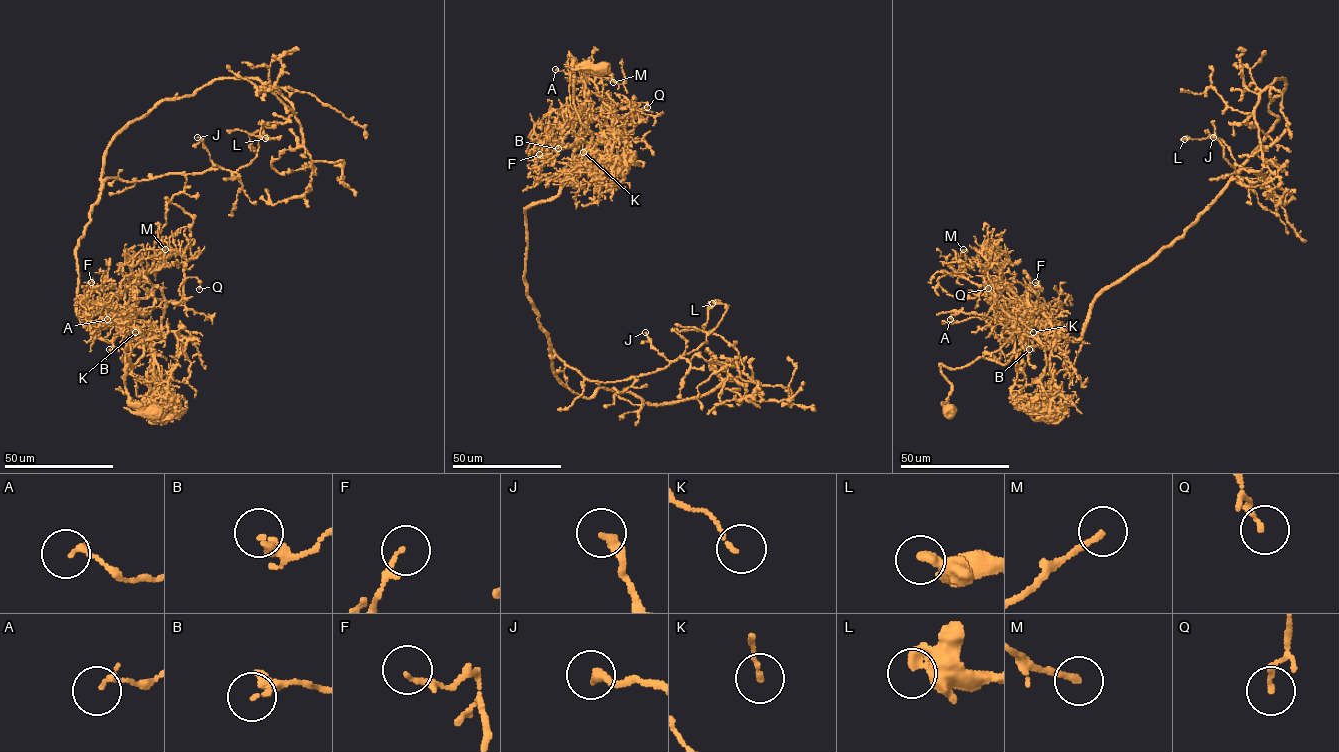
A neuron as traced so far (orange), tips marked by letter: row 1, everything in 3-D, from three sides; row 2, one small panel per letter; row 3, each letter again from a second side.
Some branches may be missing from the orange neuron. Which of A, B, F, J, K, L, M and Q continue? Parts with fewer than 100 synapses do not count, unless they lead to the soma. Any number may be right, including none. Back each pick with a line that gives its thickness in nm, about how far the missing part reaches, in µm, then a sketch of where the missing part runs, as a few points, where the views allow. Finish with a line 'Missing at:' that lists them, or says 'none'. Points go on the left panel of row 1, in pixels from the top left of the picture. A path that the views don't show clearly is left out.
Missing at: none

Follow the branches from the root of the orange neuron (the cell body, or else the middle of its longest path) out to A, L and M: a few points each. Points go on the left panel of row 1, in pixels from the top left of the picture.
A: (153, 410), (125, 387), (125, 358), (144, 349), (118, 330), (124, 293), (114, 317), (136, 317), (107, 319)
L: (153, 410), (125, 387), (144, 349), (77, 313), (91, 207), (109, 178), (235, 172), (265, 138)
M: (153, 410), (129, 400), (125, 358), (134, 364), (143, 342), (160, 334), (165, 300), (129, 267), (165, 249)

